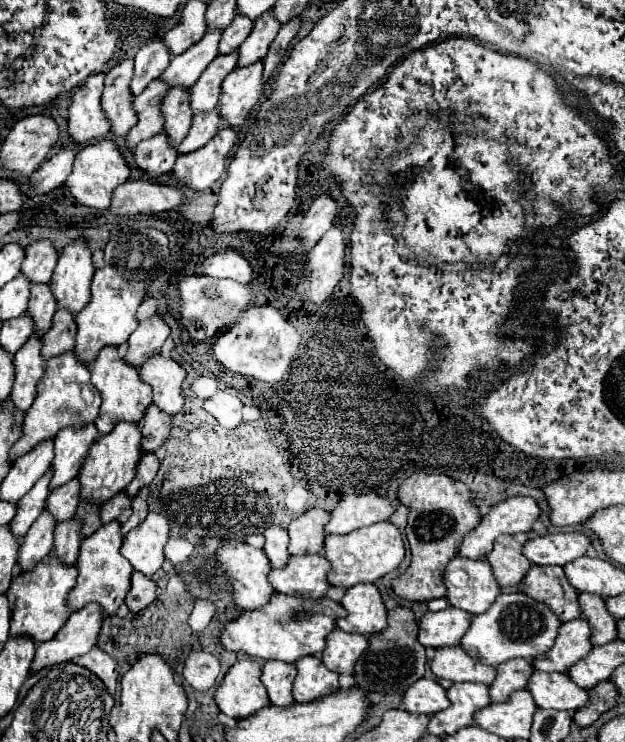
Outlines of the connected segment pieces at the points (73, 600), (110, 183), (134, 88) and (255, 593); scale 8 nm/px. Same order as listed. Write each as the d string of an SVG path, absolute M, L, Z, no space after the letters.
M118 522L104 524L98 528L92 536L84 538L80 544L80 554L78 554L78 580L76 586L68 594L68 610L80 610L90 602L100 604L104 616L114 616L120 604L126 598L126 592L130 590L130 576L132 576L132 566L130 562L120 554L120 544L122 544L122 528L118 528Z
M100 140L96 144L90 144L86 148L82 148L78 154L76 154L76 160L74 160L74 166L72 166L72 172L70 176L66 178L64 186L68 188L68 192L74 196L74 200L80 204L80 206L88 206L88 208L98 208L98 210L104 210L110 206L110 196L112 196L112 190L118 186L118 184L124 184L130 176L130 168L122 156L122 152L118 150L118 146L112 142L112 140Z
M152 40L144 44L134 56L134 76L130 80L132 96L138 96L152 80L156 80L170 64L172 56L162 40Z
M222 540L216 554L212 556L210 562L206 562L198 572L198 580L204 580L204 582L214 582L216 580L216 574L222 574L228 584L230 584L230 594L232 594L232 600L234 600L234 606L240 608L240 610L254 610L254 608L262 608L270 596L272 596L272 588L270 588L270 582L268 582L268 572L270 572L270 562L268 558L264 556L262 550L250 546L250 544L244 544L244 542L236 542L236 540Z

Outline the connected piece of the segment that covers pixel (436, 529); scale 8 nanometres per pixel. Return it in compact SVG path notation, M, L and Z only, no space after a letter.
M416 472L398 486L398 500L408 512L406 538L412 552L410 568L392 580L392 590L396 596L406 600L428 602L432 598L444 598L446 586L442 582L442 572L450 558L456 556L458 542L480 524L480 514L472 504L470 490L466 484L452 480L442 474Z

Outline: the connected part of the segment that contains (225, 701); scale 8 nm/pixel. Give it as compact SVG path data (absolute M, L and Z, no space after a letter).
M242 658L230 666L224 680L216 688L214 700L218 708L232 718L248 718L256 710L270 706L266 688L260 680L260 664L250 658Z

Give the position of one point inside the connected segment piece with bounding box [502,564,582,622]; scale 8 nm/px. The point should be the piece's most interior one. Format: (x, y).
(547, 584)

